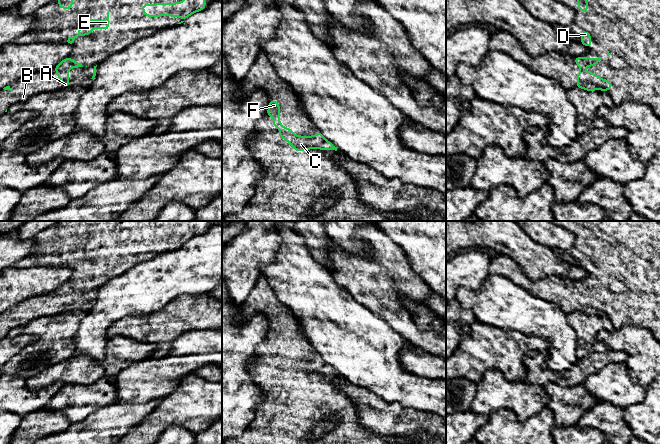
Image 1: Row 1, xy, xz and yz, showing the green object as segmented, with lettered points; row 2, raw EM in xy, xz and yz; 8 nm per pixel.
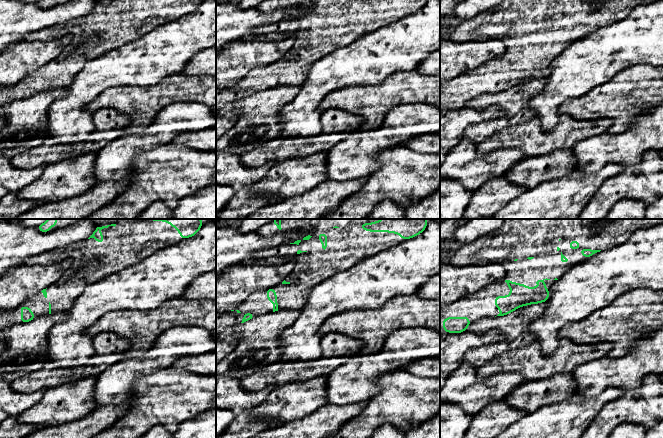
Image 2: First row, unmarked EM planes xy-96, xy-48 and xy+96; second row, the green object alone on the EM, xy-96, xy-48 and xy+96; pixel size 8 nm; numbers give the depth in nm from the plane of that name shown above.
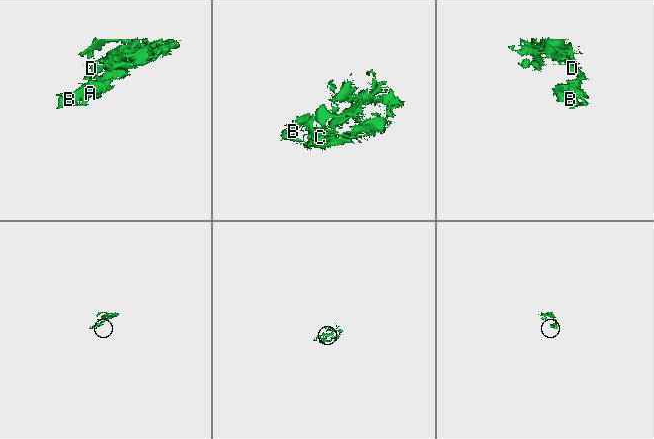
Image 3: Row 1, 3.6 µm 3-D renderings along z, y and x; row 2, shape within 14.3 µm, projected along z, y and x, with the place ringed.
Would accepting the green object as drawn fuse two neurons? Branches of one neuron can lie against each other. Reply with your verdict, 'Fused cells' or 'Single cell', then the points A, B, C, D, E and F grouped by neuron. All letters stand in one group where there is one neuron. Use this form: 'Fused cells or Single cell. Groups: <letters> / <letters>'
Single cell. Groups: A B C D E F

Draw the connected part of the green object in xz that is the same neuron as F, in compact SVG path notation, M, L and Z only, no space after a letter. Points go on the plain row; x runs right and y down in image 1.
M270 323L269 331L267 334L267 340L272 340L273 351L281 352L282 354L278 357L280 361L282 361L286 366L292 368L292 372L297 375L305 375L306 373L316 373L319 372L321 374L335 374L337 372L327 365L322 357L317 354L316 360L297 360L292 356L291 352L285 352L282 347L279 345L279 337L280 337L280 329L277 325L273 325Z

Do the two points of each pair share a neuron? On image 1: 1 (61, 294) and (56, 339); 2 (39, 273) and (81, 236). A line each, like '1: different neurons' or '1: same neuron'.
1: different neurons
2: different neurons

